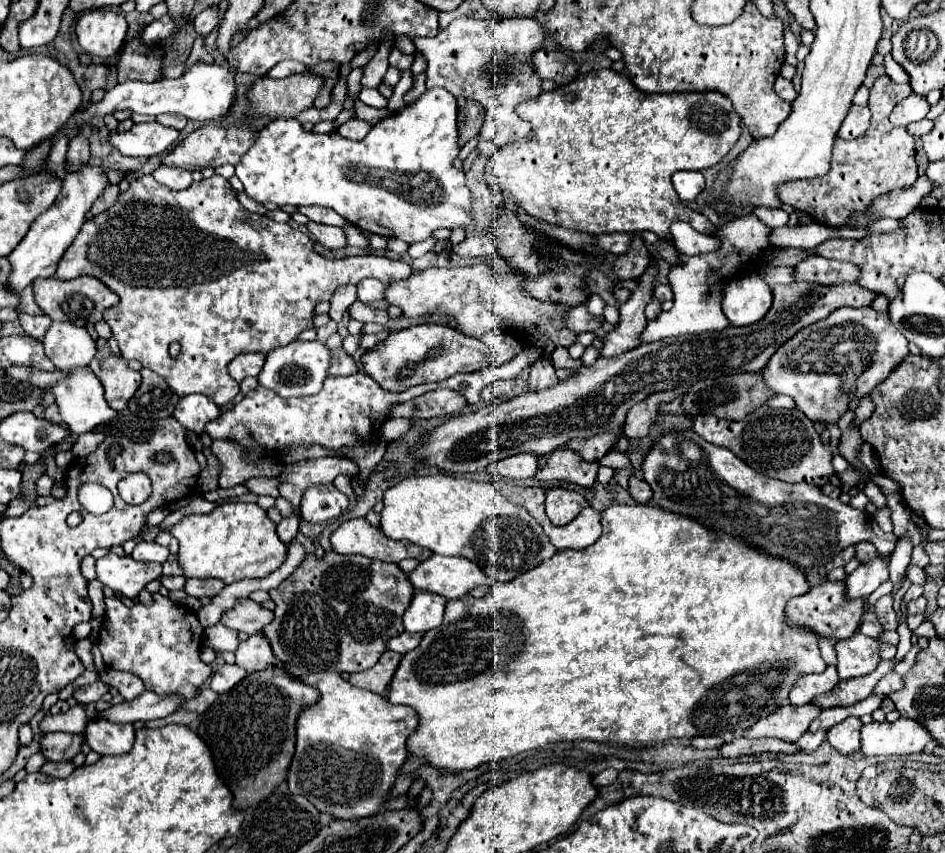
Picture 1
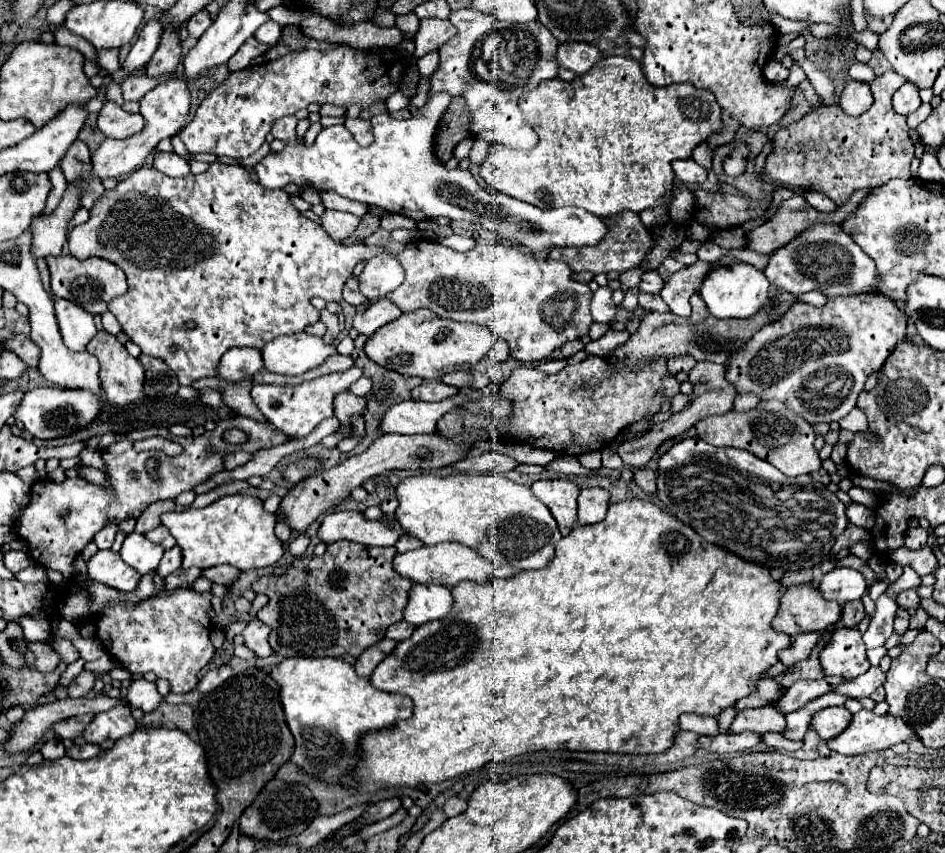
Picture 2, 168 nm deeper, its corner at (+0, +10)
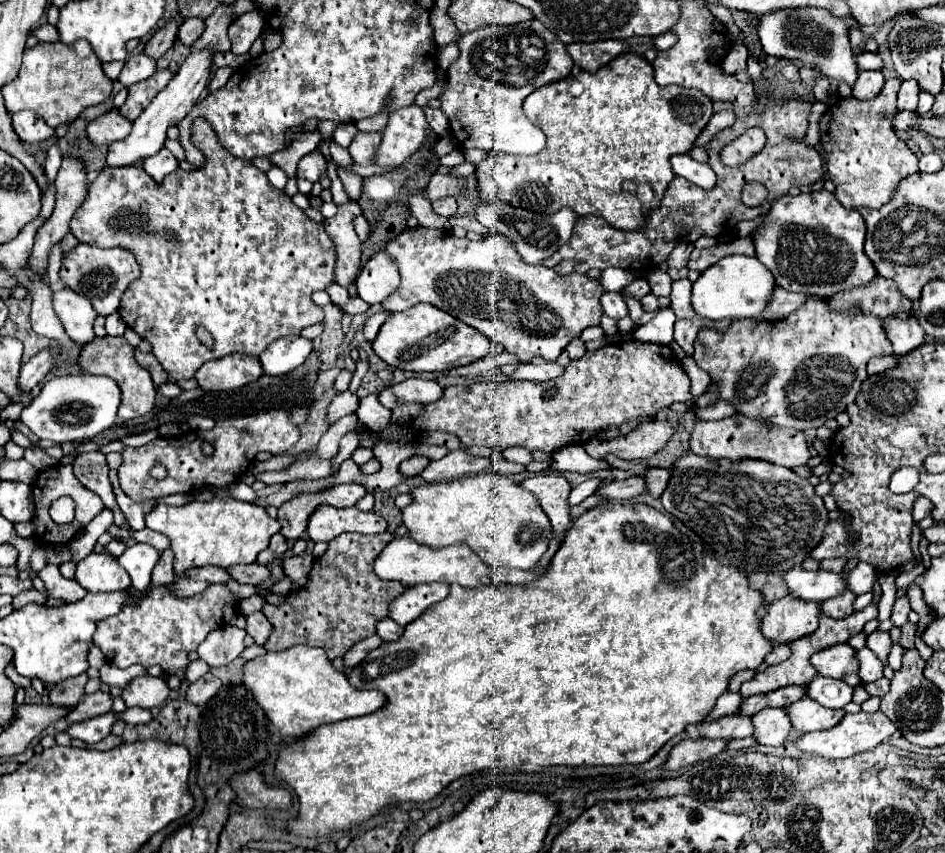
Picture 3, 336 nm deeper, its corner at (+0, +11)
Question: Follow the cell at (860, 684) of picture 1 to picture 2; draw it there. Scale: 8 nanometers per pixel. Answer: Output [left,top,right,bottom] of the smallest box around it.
[777,676,847,712]

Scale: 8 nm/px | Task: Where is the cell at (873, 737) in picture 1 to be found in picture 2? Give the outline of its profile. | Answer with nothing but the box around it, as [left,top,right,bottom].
[827,710,915,756]

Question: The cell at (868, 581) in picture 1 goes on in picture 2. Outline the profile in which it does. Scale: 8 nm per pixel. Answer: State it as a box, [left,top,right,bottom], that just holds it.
[819,568,867,604]

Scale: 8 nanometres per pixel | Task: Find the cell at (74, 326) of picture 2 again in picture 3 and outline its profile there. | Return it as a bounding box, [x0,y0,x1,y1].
[53,287,97,345]

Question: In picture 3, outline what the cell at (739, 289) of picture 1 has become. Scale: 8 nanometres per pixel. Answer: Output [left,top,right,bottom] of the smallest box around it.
[693,255,775,321]

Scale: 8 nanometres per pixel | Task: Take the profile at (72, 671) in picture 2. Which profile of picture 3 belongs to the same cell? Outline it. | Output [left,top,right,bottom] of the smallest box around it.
[99,663,147,689]

